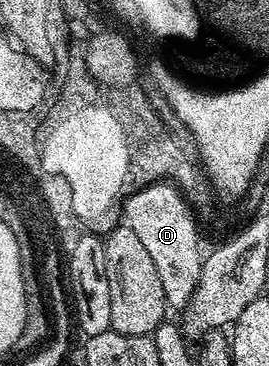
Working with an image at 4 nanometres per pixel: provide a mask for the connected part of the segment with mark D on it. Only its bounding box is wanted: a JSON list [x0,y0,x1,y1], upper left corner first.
[123,182,204,309]

